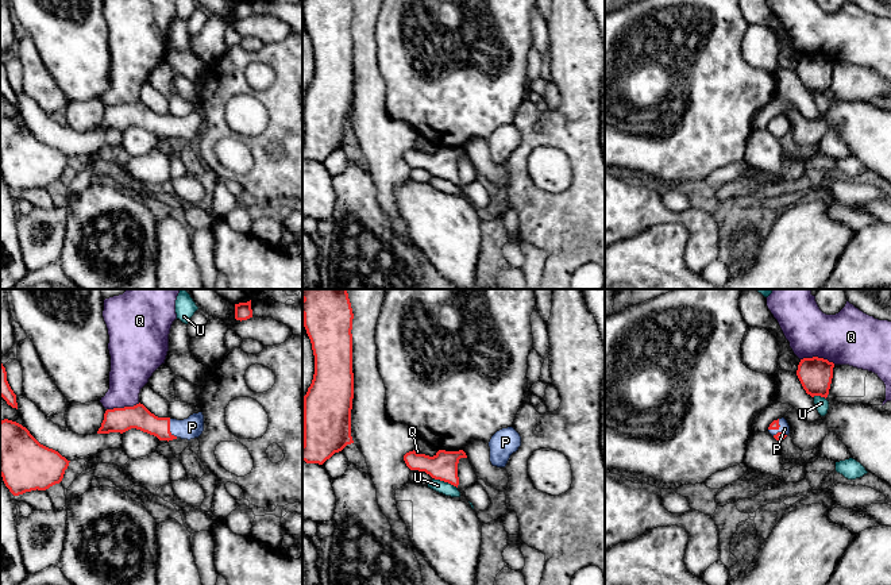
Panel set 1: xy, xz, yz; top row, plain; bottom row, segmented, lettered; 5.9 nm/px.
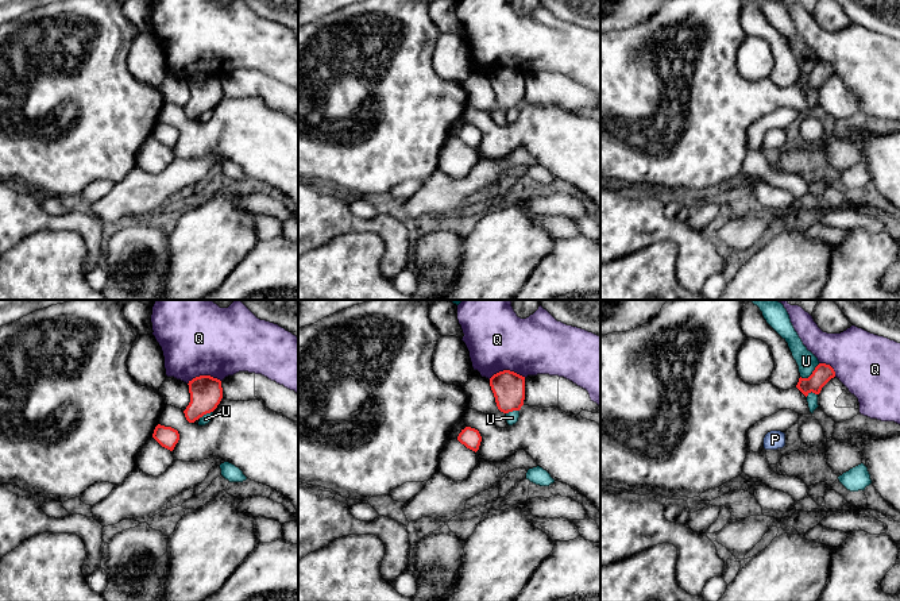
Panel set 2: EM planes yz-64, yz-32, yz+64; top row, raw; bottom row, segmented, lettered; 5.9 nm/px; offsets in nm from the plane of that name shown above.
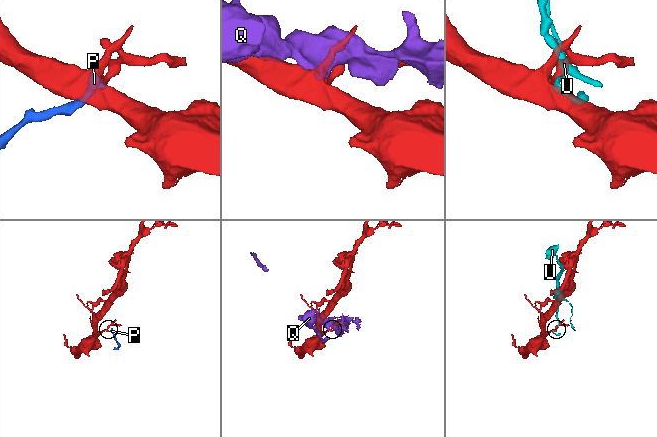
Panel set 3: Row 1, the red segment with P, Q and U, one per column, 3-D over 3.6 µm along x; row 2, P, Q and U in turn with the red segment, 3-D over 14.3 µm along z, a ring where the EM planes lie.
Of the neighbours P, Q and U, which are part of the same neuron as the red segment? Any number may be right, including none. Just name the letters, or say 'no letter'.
P

